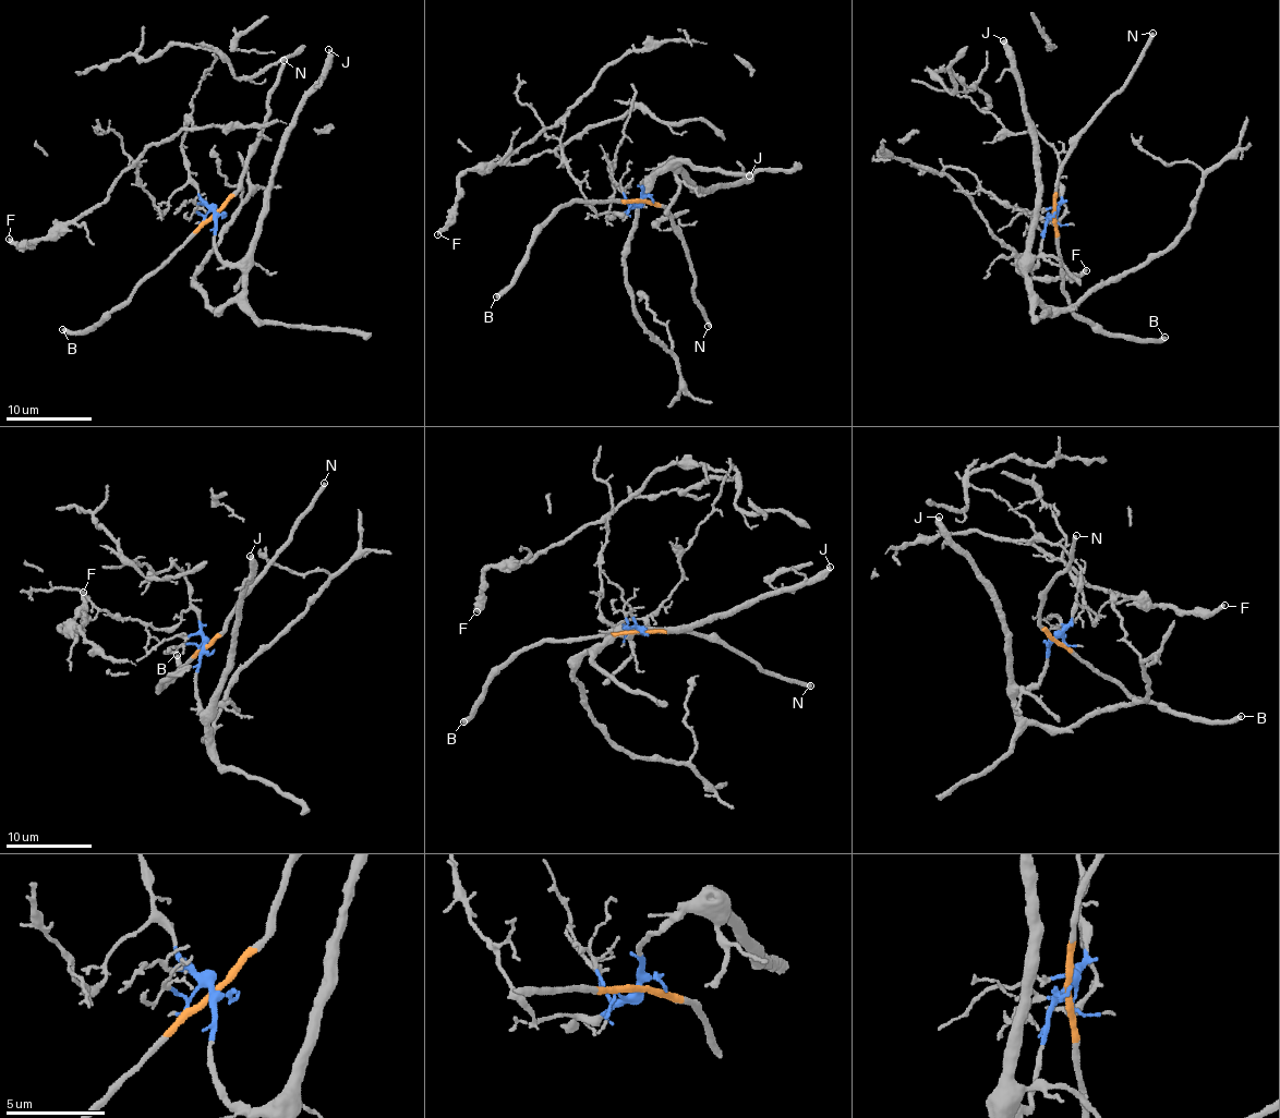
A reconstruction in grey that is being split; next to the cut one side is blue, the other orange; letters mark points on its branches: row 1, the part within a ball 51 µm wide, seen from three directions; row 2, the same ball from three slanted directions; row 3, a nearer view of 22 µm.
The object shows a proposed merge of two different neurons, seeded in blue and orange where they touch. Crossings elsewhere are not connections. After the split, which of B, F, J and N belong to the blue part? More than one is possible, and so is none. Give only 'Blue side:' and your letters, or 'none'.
Blue side: F, J

